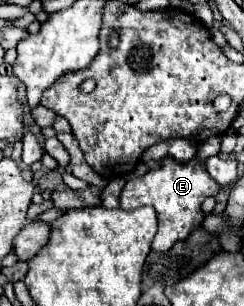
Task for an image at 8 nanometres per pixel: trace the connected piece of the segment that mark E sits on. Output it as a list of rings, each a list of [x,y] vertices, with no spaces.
[[[167,156],[161,160],[159,168],[149,170],[145,176],[127,180],[127,184],[121,190],[121,208],[123,210],[133,210],[137,206],[153,206],[157,210],[159,218],[159,230],[153,240],[153,250],[157,252],[167,252],[177,240],[187,238],[195,228],[201,226],[203,214],[201,214],[201,204],[207,196],[215,196],[221,190],[221,186],[209,176],[205,166],[193,158],[189,162],[177,162],[175,158]]]

